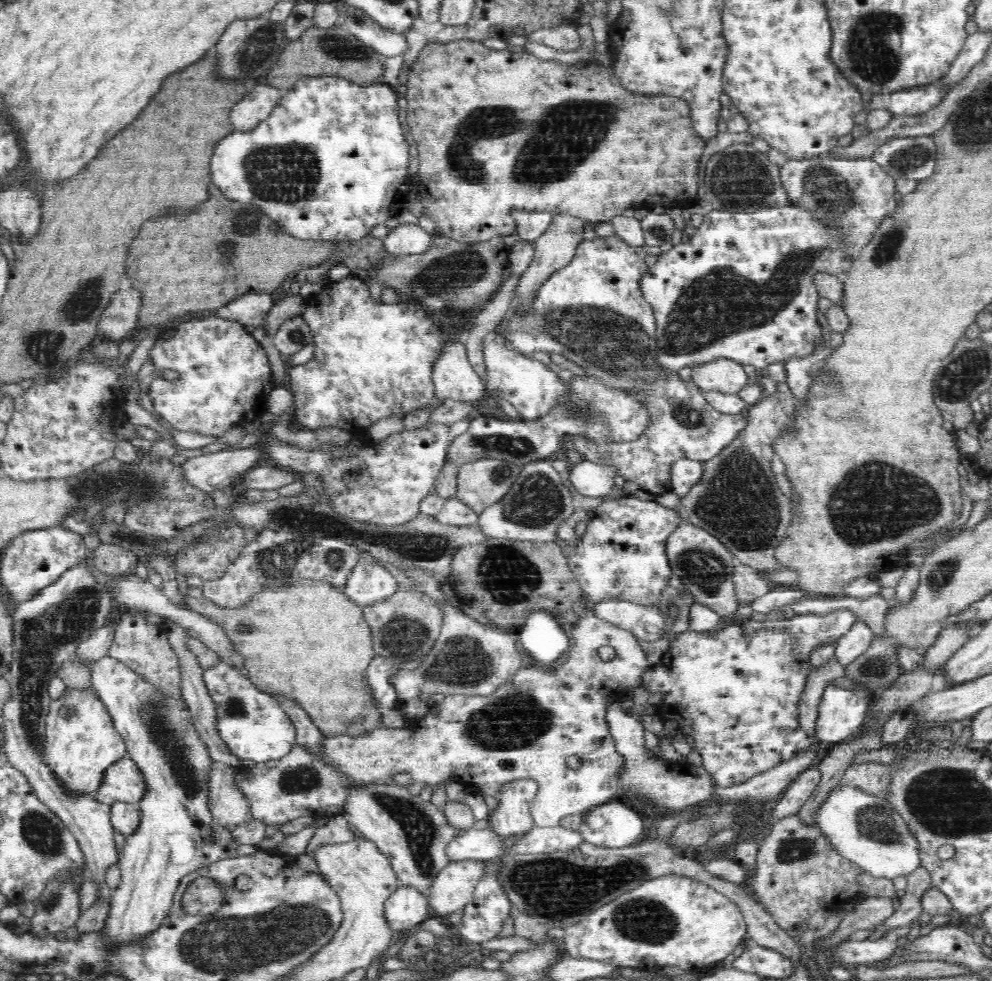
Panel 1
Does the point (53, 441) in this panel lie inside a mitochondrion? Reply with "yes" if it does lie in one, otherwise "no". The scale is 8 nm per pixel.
no

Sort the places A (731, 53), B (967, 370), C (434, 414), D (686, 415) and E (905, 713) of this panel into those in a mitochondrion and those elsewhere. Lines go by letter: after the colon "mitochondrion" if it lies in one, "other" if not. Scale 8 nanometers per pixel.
A: other
B: mitochondrion
C: other
D: mitochondrion
E: other

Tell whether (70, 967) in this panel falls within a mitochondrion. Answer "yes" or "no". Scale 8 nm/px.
no

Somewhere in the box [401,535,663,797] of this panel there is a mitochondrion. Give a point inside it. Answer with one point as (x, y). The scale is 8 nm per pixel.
(515, 721)

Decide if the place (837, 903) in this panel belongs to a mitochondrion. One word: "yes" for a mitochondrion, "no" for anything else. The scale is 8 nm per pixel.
no

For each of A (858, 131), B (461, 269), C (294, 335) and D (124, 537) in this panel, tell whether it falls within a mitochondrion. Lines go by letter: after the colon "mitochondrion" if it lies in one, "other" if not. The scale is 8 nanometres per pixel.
A: other
B: mitochondrion
C: mitochondrion
D: mitochondrion

